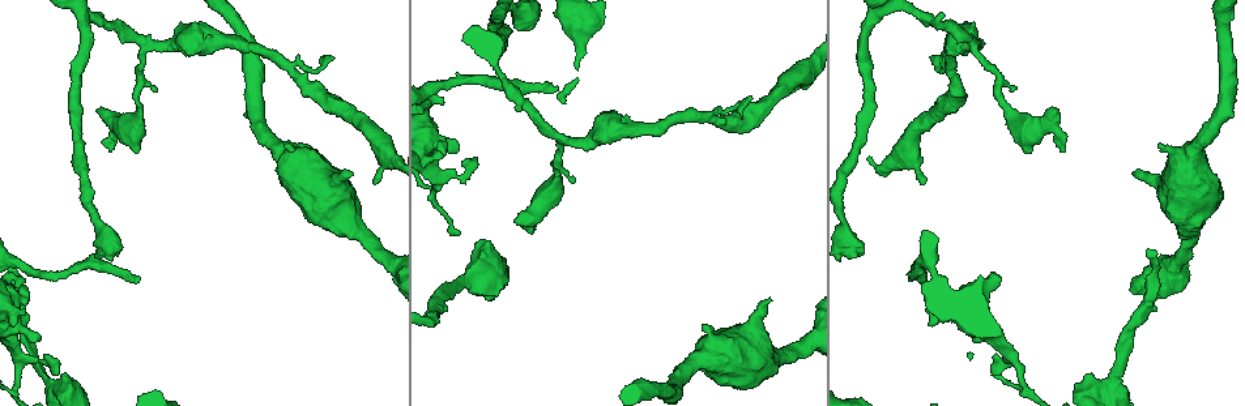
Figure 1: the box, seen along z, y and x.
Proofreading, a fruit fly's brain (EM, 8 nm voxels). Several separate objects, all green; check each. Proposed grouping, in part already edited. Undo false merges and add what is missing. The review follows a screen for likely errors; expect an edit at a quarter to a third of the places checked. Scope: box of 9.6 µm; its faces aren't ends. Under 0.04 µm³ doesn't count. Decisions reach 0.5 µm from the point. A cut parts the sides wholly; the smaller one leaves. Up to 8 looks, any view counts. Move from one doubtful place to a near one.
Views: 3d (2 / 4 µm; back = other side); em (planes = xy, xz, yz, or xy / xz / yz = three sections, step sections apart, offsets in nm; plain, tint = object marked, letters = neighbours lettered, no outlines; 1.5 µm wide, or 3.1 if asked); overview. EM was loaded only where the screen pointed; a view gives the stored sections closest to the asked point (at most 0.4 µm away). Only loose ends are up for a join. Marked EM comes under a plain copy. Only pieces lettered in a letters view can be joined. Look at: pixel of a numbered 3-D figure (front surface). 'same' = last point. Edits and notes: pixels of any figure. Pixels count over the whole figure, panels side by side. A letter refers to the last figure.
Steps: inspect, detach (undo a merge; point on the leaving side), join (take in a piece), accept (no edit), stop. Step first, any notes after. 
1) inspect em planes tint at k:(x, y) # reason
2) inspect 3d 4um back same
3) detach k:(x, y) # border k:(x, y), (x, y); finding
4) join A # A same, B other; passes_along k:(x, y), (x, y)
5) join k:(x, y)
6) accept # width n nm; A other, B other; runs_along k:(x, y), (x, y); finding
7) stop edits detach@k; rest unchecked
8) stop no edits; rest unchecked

inspect 3d 4um back at 1:(433, 193) # three-way junction

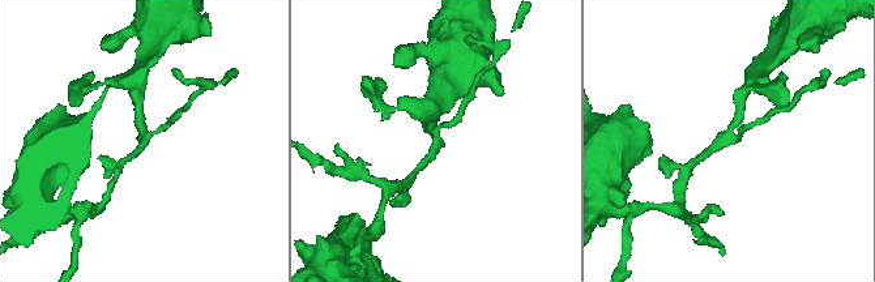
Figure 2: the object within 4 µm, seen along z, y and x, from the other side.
inspect em planes letters at 2:(729, 134) # arms 3; shape alone is not enough

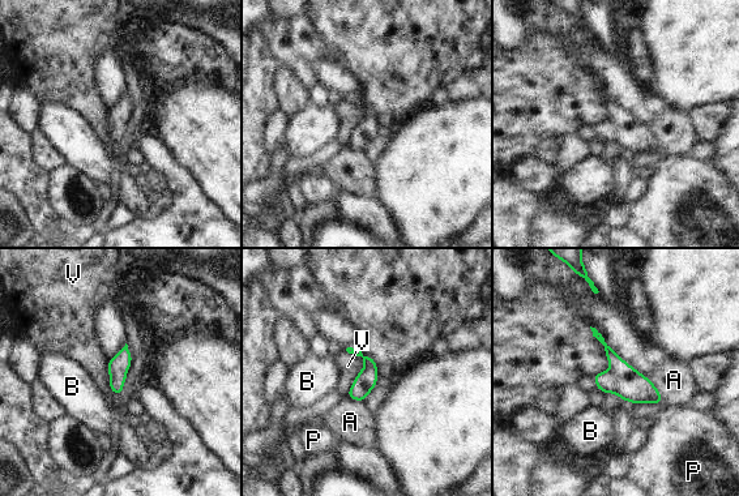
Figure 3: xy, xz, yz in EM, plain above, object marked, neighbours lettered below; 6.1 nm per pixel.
accept # width 120 nm; A other, B other, P other, V other; border 3:(358, 373), (347, 394); one neuron here

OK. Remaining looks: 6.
inspect em planes letters at 1:(917, 280) # long arm stops here

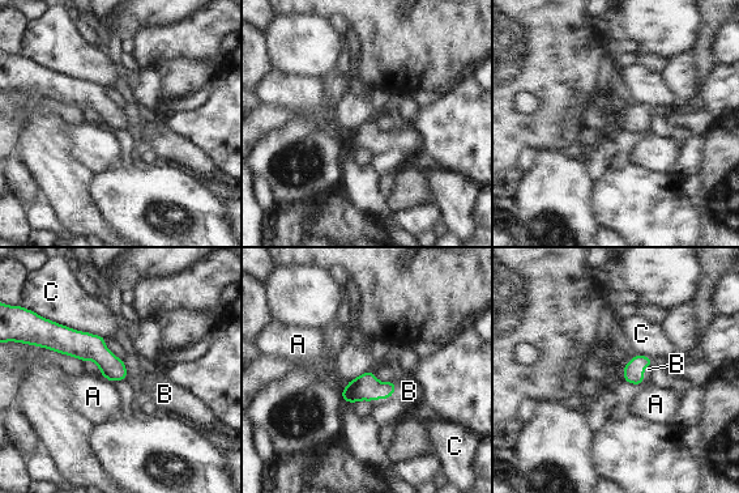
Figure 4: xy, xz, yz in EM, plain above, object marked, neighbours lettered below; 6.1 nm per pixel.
join B # width 130 nm; A other, B same, C other; passes_along 4:(366, 387), (388, 396), (409, 391); the neuron continues

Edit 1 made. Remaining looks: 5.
inspect overview

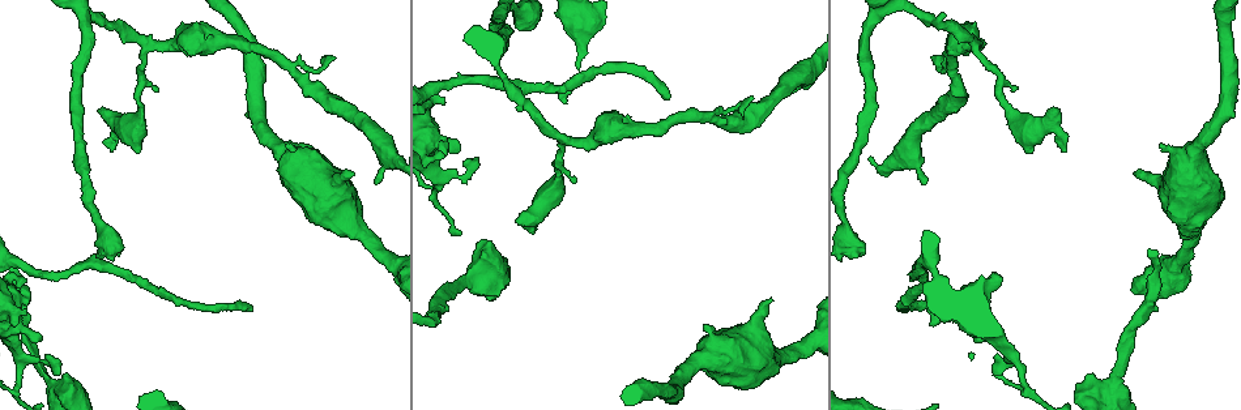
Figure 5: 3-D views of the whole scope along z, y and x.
inspect em xy step 4 letters at 5:(112, 151) # an open end

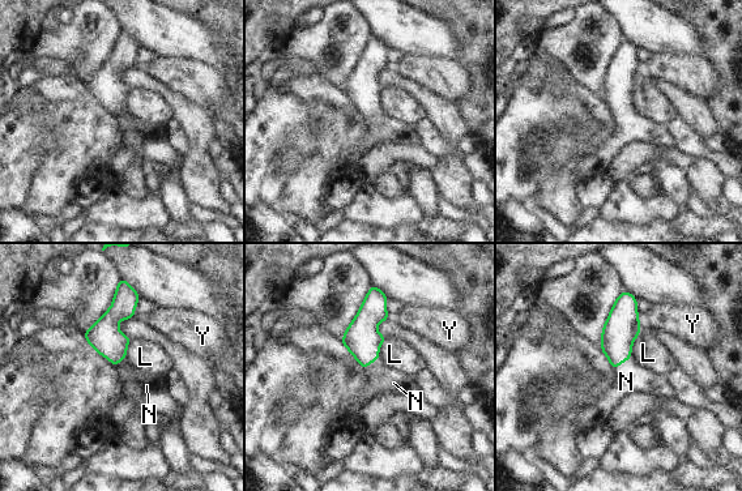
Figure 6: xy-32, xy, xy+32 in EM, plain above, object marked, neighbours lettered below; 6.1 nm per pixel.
inspect em planes letters same # cut it another way

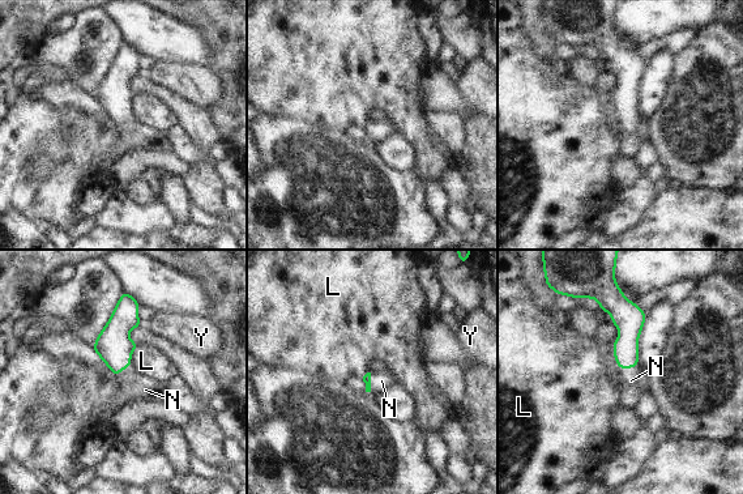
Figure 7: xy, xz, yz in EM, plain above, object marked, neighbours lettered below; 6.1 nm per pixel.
join N # L other, N same, Y other; passes_along 7:(367, 378), (370, 382), (381, 380); the neuron continues

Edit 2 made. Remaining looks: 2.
inspect em planes letters at 5:(568, 143) # three arms meet

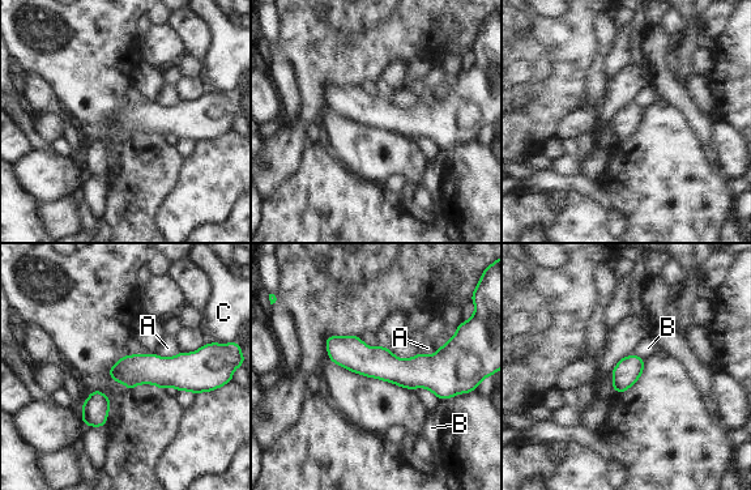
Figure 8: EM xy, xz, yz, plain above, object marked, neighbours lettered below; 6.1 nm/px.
accept # longest_contact A 140 nm; A other, B other, C other; runs_along 8:(329, 341), (388, 367), (451, 362); continuous, no second neuron

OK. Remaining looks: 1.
stop edits join@4, join@7; rest unchecked

